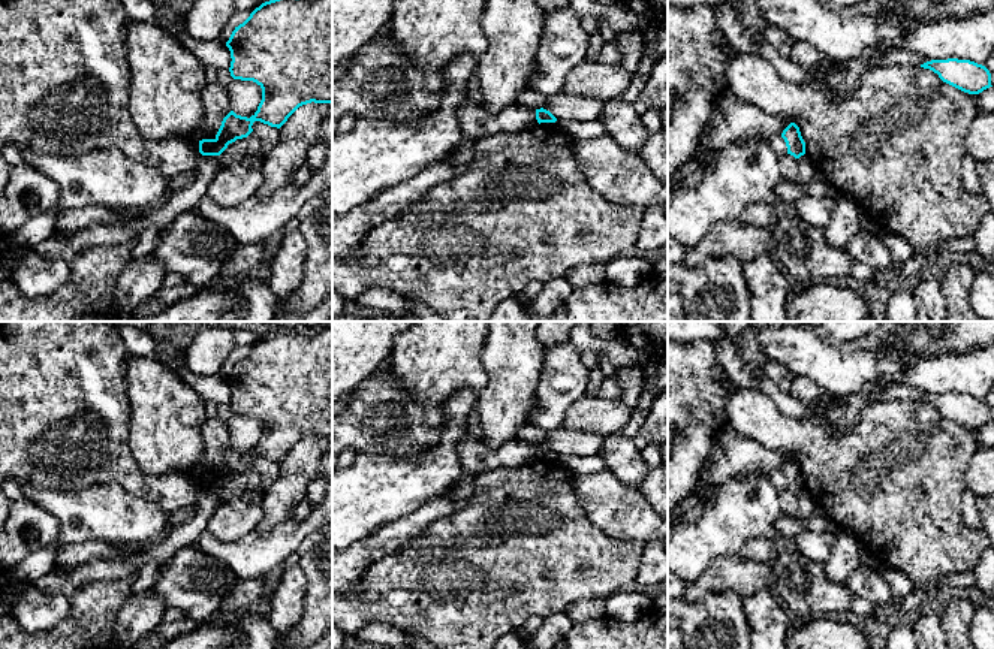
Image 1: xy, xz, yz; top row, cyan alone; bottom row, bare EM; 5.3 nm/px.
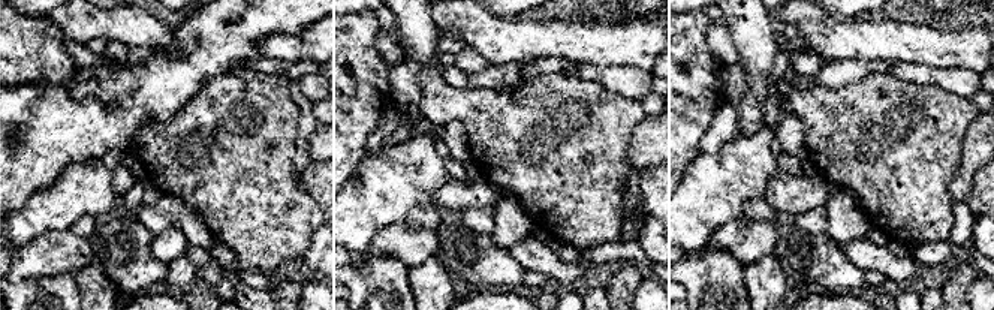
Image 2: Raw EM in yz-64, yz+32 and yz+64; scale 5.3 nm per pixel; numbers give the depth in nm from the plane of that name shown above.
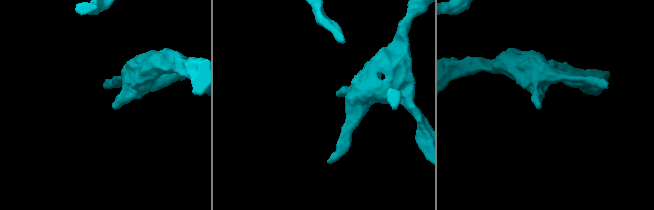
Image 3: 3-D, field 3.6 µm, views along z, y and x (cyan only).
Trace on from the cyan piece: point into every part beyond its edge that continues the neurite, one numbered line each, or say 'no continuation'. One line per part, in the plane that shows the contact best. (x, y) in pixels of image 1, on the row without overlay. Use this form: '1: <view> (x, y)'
no continuation

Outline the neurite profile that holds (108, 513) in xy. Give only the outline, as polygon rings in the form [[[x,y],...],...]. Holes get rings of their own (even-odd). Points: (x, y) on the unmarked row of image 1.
[[[117,483],[76,490],[21,486],[21,493],[43,507],[60,525],[60,543],[99,540],[112,546],[153,544],[169,531],[159,504],[126,492]]]

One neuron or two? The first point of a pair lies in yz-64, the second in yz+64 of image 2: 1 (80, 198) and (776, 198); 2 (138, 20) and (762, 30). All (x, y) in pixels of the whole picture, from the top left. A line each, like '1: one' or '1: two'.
1: two
2: two

